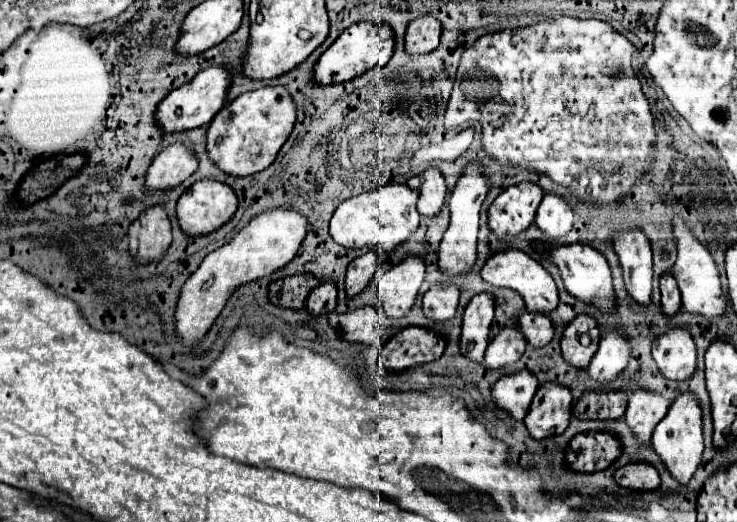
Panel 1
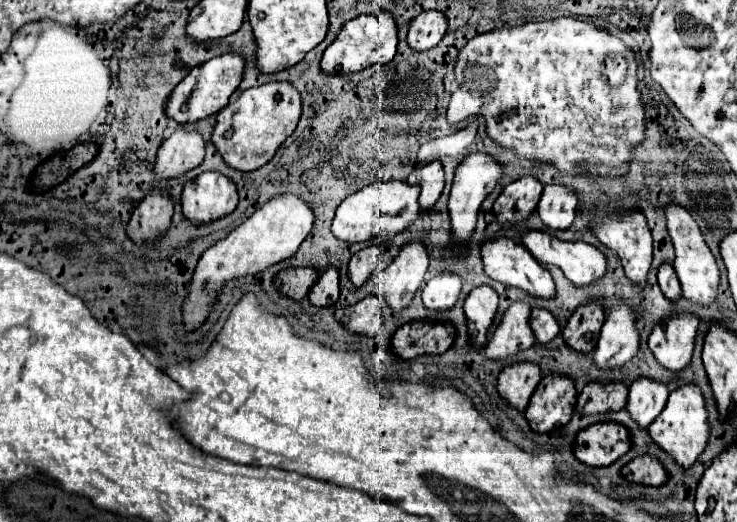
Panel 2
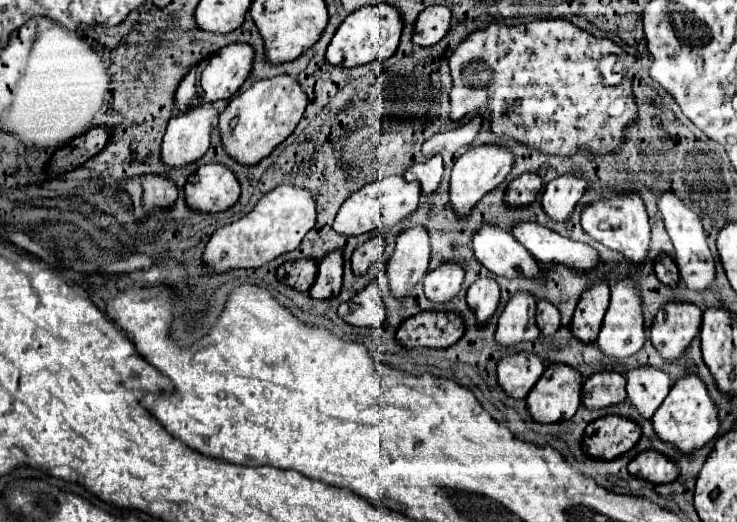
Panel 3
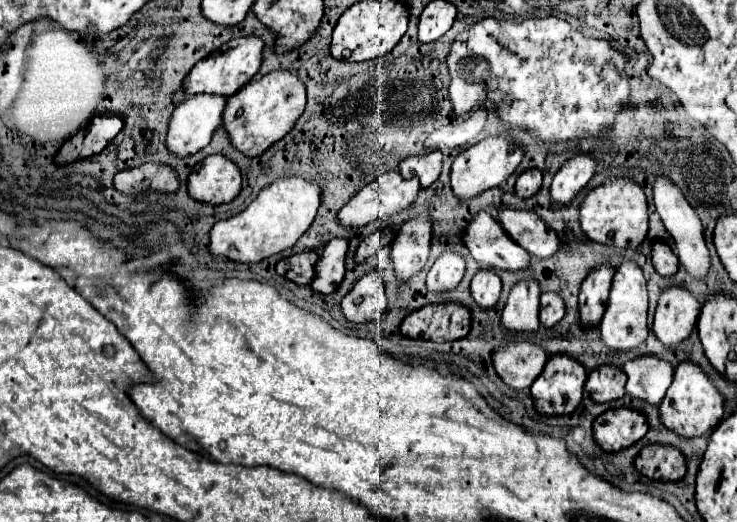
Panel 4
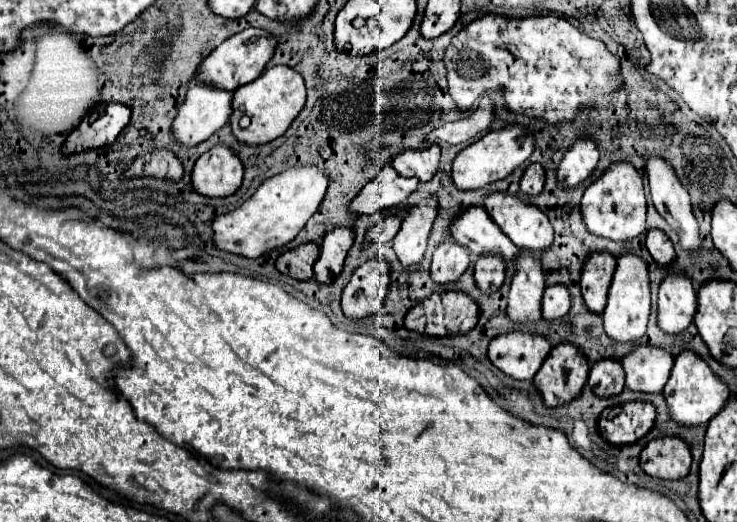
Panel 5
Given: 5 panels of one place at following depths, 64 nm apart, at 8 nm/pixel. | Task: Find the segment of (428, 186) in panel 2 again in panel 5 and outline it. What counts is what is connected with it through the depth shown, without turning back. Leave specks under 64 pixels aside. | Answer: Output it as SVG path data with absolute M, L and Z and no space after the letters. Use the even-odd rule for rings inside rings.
M430 146L424 150L402 150L392 158L392 166L398 170L398 174L404 176L416 176L420 182L430 180L438 170L440 160L440 148Z

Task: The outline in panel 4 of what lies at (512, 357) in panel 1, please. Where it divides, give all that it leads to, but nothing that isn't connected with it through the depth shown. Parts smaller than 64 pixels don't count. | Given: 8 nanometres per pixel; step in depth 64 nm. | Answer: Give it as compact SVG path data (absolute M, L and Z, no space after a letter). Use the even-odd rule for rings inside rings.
M526 276L516 282L502 312L502 324L516 332L538 330L540 294L540 282L536 280L536 276Z

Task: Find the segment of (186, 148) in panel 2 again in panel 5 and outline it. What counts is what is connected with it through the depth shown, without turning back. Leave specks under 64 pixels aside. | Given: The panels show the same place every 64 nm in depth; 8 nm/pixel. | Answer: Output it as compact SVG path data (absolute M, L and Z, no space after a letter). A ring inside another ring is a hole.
M192 82L186 94L184 104L180 106L180 112L174 120L174 136L178 142L188 144L188 146L196 146L198 142L202 142L204 138L212 136L216 130L220 130L232 116L232 92L230 90L222 90L222 88L214 88L202 82Z

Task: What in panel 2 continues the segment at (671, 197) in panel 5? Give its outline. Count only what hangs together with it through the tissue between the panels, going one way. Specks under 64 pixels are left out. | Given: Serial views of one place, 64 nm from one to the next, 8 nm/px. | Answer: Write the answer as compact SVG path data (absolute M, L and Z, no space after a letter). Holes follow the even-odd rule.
M670 202L664 206L666 208L666 226L668 226L668 234L674 242L676 248L676 258L674 258L674 270L678 274L678 280L682 284L682 296L694 304L712 304L718 298L718 266L716 266L716 258L710 252L710 248L706 246L700 226L696 224L696 220L692 218L692 214L688 214L688 210L684 210L680 204Z

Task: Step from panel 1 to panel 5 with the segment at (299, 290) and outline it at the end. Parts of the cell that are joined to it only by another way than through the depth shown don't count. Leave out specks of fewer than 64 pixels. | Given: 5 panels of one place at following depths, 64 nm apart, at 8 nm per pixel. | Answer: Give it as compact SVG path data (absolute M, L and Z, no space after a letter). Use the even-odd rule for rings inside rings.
M306 242L306 244L300 244L298 248L292 248L280 254L280 258L276 260L276 268L282 274L288 274L296 280L308 280L314 276L314 262L318 254L320 254L318 244Z

